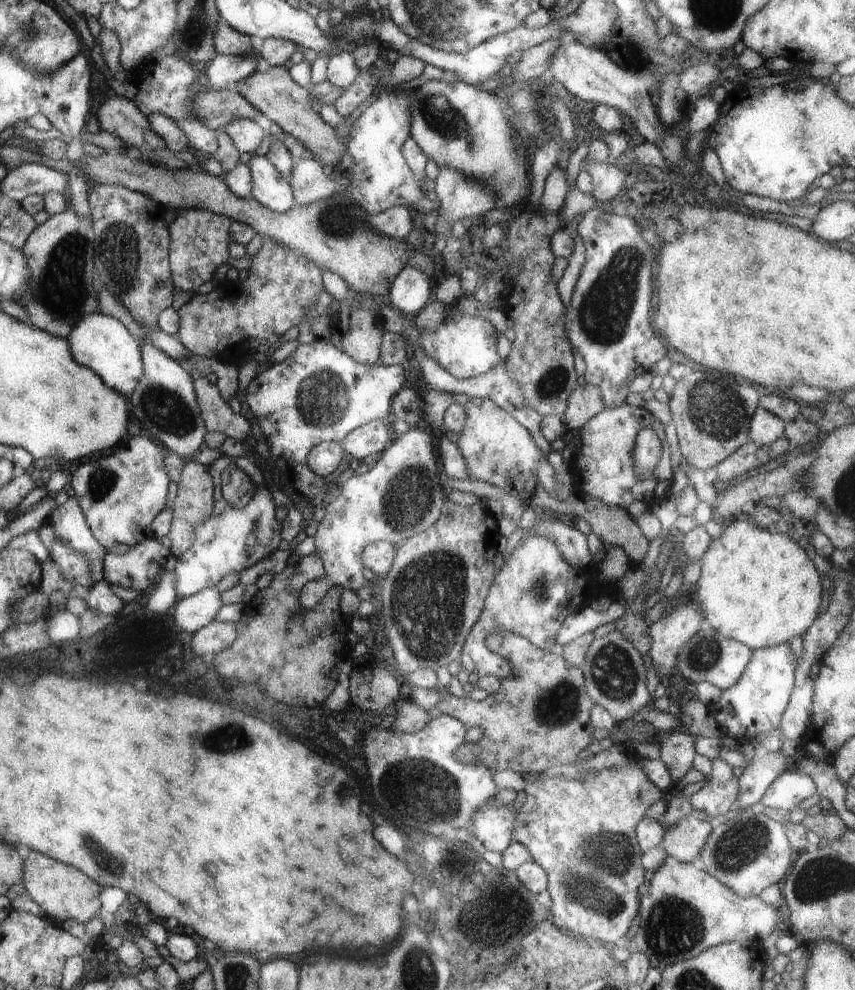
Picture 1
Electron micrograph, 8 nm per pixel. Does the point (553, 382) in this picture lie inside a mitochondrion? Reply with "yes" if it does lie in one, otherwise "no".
yes

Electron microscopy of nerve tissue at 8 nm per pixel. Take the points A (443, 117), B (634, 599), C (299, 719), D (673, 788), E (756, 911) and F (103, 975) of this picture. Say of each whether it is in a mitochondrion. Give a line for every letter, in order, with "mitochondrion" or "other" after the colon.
A: mitochondrion
B: other
C: other
D: other
E: other
F: other

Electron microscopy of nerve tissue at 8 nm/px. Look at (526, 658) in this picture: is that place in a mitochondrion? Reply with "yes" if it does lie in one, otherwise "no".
no

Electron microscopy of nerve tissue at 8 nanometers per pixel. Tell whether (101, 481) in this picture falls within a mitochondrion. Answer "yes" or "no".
yes

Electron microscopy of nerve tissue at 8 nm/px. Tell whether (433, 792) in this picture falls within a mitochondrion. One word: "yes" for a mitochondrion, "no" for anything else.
yes

